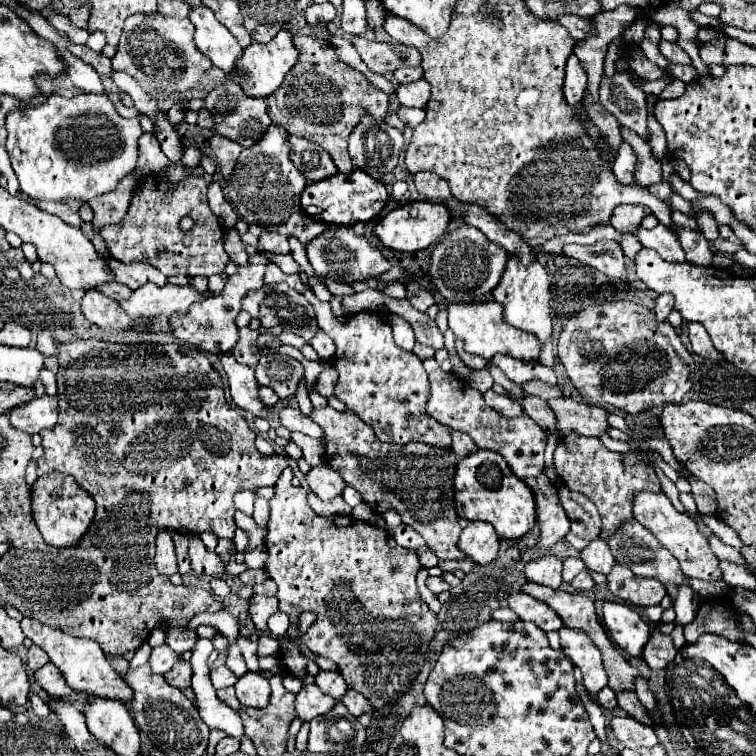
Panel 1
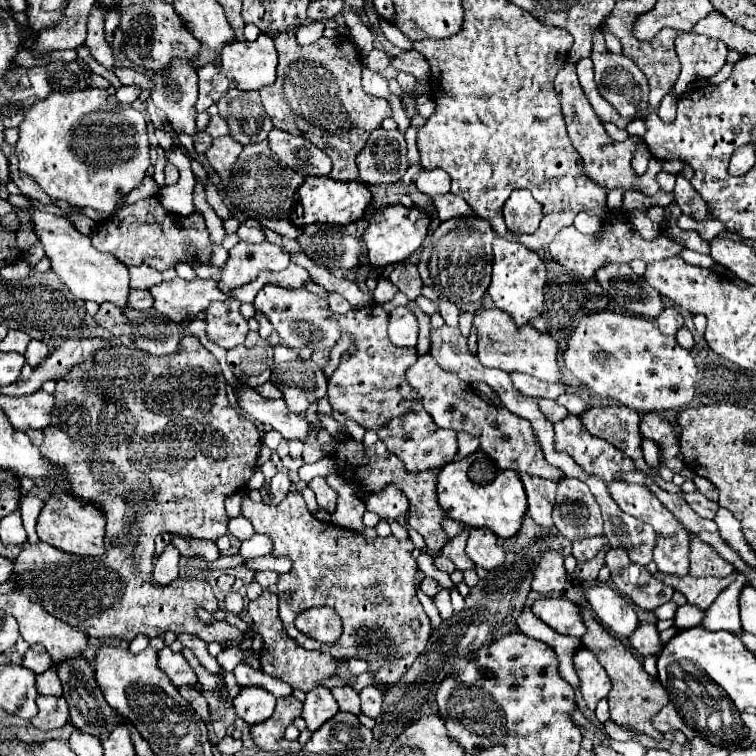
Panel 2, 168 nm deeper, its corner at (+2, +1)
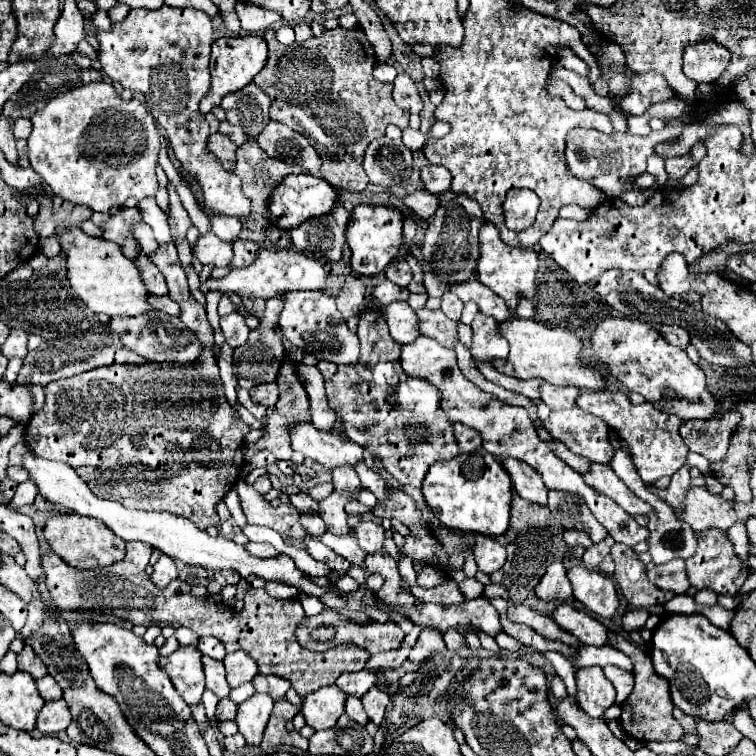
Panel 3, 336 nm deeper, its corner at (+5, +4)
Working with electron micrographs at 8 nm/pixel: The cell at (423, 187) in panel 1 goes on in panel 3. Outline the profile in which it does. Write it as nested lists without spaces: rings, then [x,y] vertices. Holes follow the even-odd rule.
[[[426,165],[420,169],[424,189],[430,193],[444,193],[450,187],[450,173],[442,165]]]

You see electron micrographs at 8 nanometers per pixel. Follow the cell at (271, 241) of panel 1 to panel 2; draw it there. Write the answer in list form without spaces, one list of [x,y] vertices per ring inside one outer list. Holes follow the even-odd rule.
[[[241,222],[241,226],[235,232],[243,242],[251,242],[251,244],[259,244],[265,240],[263,236],[263,228],[257,222]]]

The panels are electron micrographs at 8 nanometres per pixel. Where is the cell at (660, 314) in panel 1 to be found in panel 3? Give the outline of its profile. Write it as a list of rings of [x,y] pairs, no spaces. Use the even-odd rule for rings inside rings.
[[[662,325],[662,327],[660,327],[660,333],[662,333],[662,337],[664,337],[668,343],[672,343],[672,345],[676,345],[676,347],[680,347],[680,349],[686,349],[686,345],[690,343],[688,333],[686,333],[682,327],[678,327],[678,325]]]

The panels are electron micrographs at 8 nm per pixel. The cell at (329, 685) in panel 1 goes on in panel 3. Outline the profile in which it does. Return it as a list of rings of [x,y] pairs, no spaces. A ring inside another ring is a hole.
[[[348,695],[346,697],[346,715],[350,719],[354,719],[356,723],[360,723],[360,725],[366,725],[368,723],[368,715],[364,713],[362,701],[358,697],[354,697],[354,695]]]

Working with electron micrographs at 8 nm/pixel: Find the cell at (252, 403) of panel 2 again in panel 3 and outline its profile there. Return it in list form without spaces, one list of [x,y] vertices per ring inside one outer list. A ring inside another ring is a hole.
[[[292,421],[288,431],[292,449],[300,451],[304,457],[322,463],[326,469],[334,469],[344,463],[354,467],[364,457],[362,447],[348,439],[344,433],[330,435],[322,429],[316,429],[308,421]]]

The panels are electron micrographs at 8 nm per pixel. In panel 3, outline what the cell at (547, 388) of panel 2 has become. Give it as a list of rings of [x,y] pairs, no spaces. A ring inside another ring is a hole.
[[[550,383],[540,385],[540,397],[552,411],[574,407],[574,401],[578,395],[580,395],[578,387],[556,387]]]

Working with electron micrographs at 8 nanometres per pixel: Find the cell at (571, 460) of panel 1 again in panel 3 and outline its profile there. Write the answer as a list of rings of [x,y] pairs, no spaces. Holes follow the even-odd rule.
[[[576,407],[552,411],[543,421],[554,439],[562,441],[572,453],[590,461],[612,461],[614,447],[608,437],[608,425]]]

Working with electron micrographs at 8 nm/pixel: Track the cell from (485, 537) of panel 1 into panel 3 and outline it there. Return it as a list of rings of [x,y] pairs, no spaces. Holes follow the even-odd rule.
[[[474,535],[474,557],[478,563],[478,569],[486,575],[498,571],[506,561],[506,549],[486,535]]]

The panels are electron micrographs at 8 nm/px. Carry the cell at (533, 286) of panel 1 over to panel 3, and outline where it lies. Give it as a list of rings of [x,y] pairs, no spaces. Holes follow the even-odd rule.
[[[484,223],[480,229],[480,261],[478,261],[478,279],[492,289],[498,297],[506,301],[510,313],[516,311],[520,299],[532,299],[536,293],[536,273],[538,273],[538,255],[534,249],[514,249],[504,245],[496,227],[492,223]]]

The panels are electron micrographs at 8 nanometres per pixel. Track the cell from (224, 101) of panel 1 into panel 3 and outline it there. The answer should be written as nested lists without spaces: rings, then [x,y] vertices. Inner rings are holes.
[[[254,83],[240,89],[240,93],[228,93],[220,105],[226,111],[226,121],[246,131],[260,131],[270,121],[270,99]]]

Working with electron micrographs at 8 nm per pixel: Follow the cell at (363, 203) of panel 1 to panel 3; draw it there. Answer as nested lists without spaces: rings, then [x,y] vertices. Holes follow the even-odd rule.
[[[300,173],[300,175],[288,175],[280,187],[276,187],[276,193],[272,195],[270,201],[270,219],[278,223],[282,229],[294,229],[296,225],[304,223],[310,217],[320,217],[324,213],[330,213],[334,205],[338,203],[340,189],[330,185],[322,177],[314,177],[310,173]]]

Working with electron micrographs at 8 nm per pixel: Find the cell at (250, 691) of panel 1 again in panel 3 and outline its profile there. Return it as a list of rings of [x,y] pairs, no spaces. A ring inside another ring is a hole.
[[[254,693],[250,699],[238,705],[238,715],[236,715],[236,725],[248,745],[258,745],[262,739],[262,731],[270,719],[272,713],[272,697],[268,693]]]

